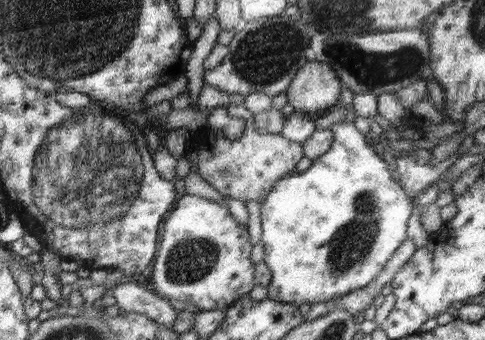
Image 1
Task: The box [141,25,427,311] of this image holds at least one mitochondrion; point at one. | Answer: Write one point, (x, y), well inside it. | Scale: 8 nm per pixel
(373, 69)

